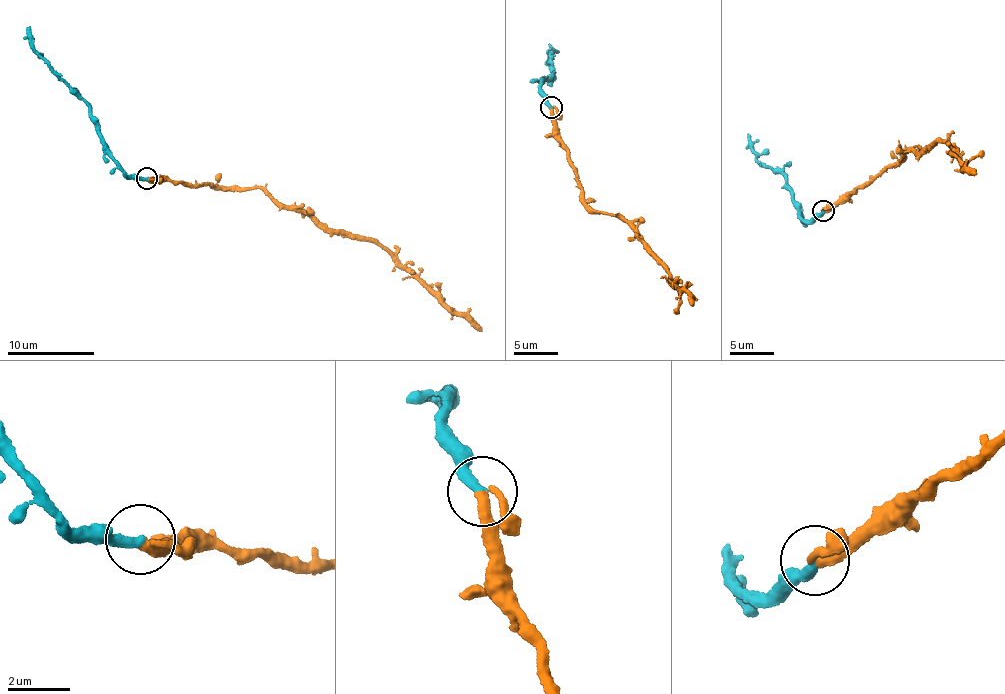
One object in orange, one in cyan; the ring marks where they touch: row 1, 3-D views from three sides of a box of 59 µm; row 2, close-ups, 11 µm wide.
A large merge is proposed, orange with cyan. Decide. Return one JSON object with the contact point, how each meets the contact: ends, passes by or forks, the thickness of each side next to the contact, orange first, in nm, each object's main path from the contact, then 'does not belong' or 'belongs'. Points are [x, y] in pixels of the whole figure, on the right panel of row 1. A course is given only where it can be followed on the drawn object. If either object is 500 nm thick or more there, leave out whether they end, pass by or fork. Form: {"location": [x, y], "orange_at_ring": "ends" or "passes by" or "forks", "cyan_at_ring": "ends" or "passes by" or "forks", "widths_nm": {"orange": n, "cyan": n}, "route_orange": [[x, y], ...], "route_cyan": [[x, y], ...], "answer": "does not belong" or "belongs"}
{"location": [823, 211], "orange_at_ring": "passes by", "cyan_at_ring": "ends", "widths_nm": {"orange": 240, "cyan": 320}, "route_orange": [[823, 210], [897, 165], [898, 146], [903, 153], [922, 152], [939, 139], [975, 174]], "route_cyan": [[823, 210], [805, 220], [801, 216], [786, 179], [763, 164], [746, 133]], "answer": "belongs"}

